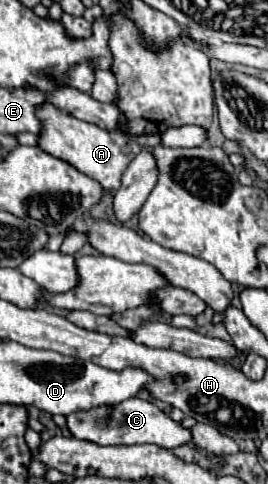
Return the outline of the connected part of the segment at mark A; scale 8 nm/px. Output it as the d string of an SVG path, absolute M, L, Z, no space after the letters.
M39 104L35 108L35 114L41 122L39 132L39 148L59 160L65 160L67 164L75 166L85 176L97 180L107 190L117 190L119 180L127 168L127 164L141 152L141 144L127 134L115 132L115 130L103 130L95 124L83 122L79 118L73 118L71 114L55 108L53 104Z

